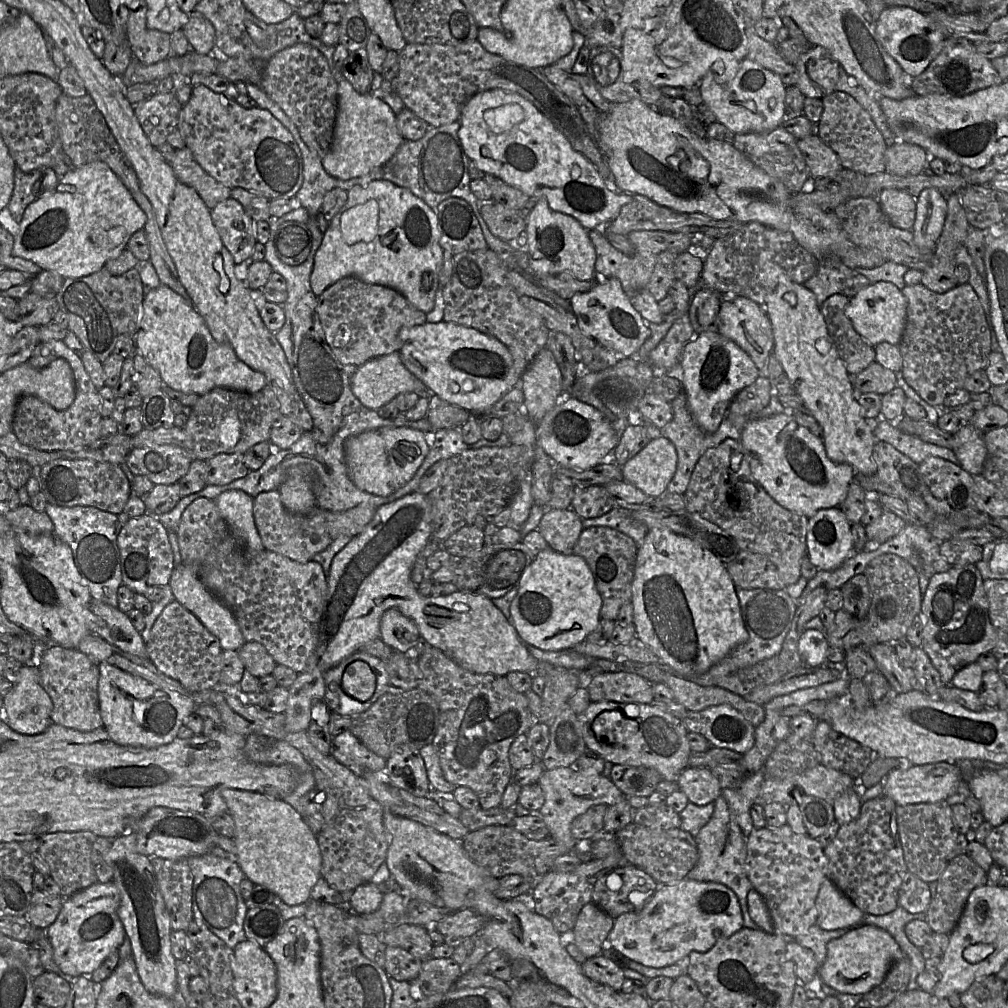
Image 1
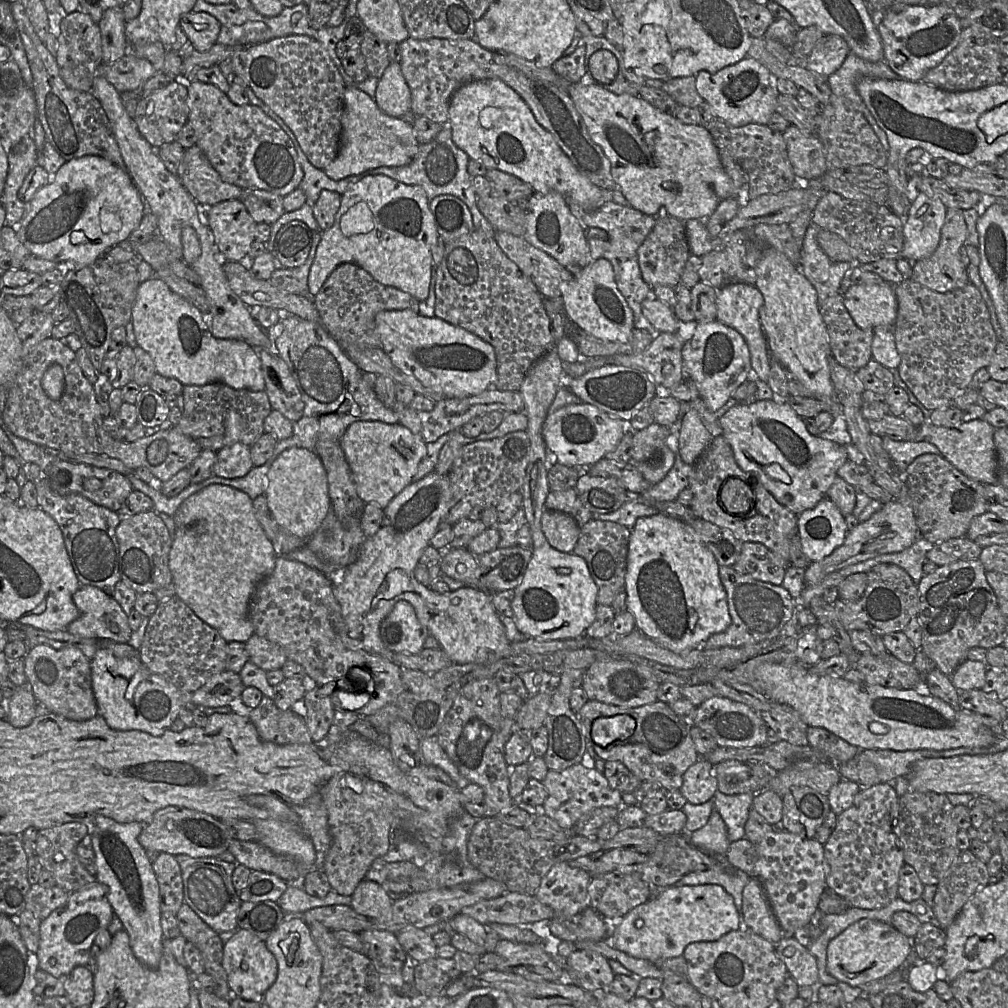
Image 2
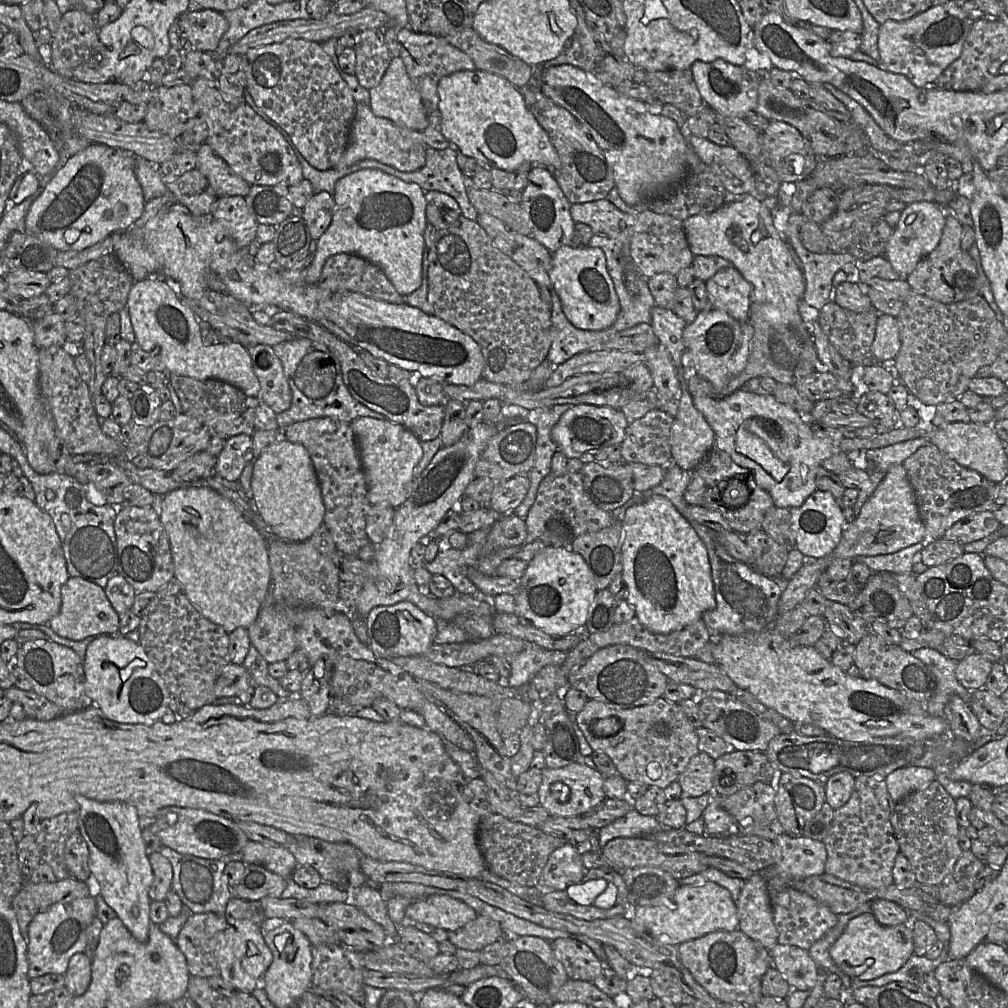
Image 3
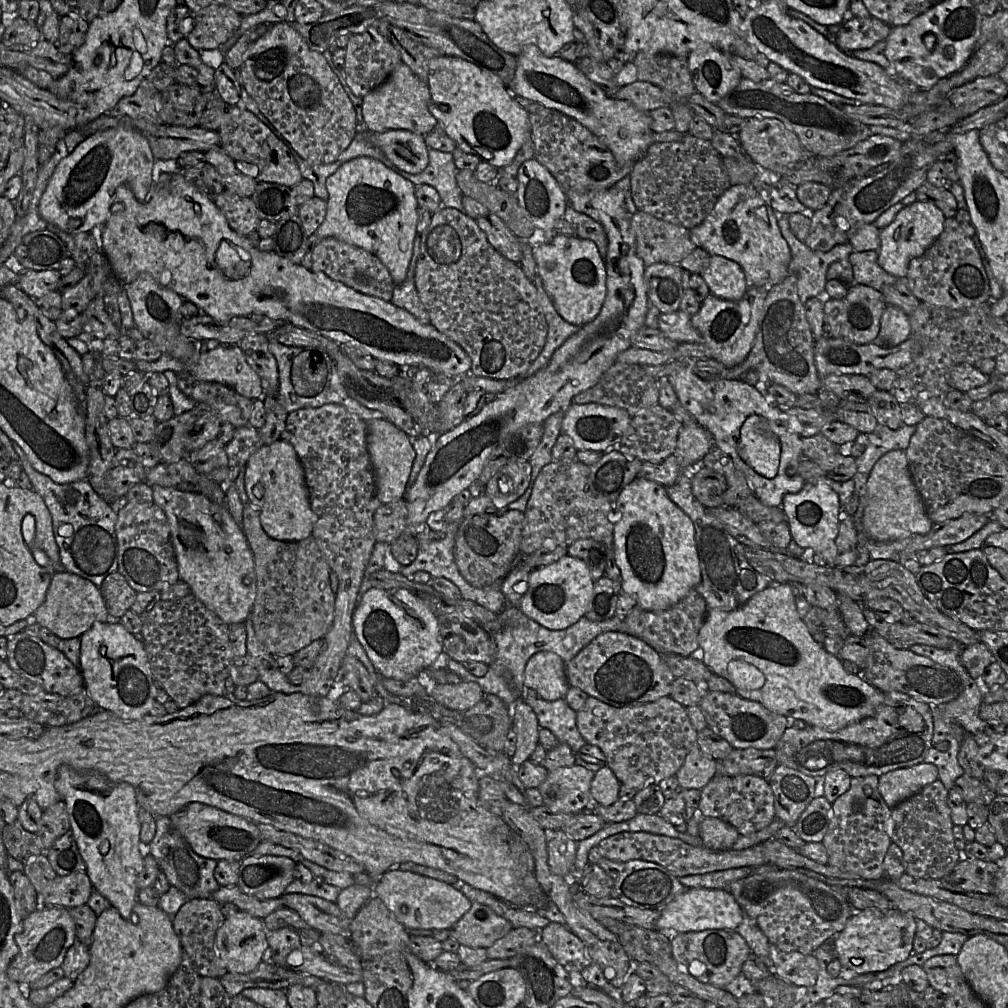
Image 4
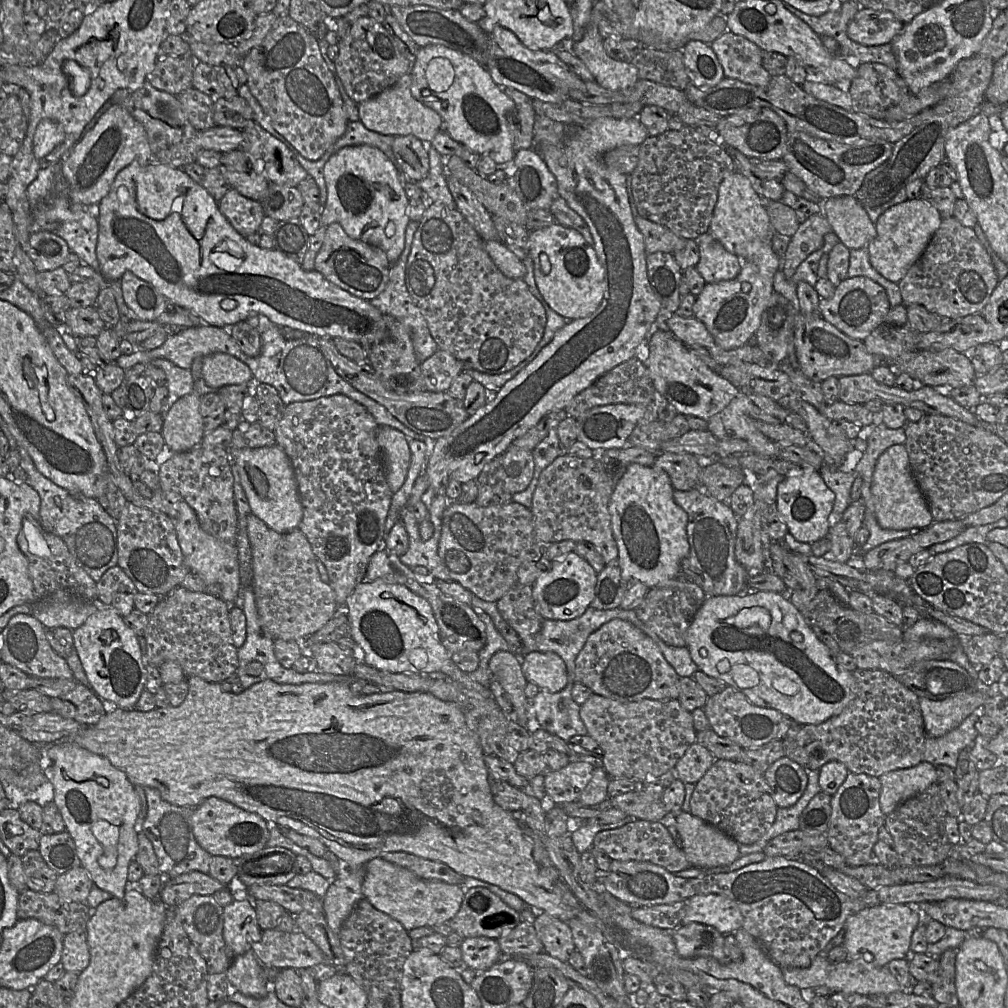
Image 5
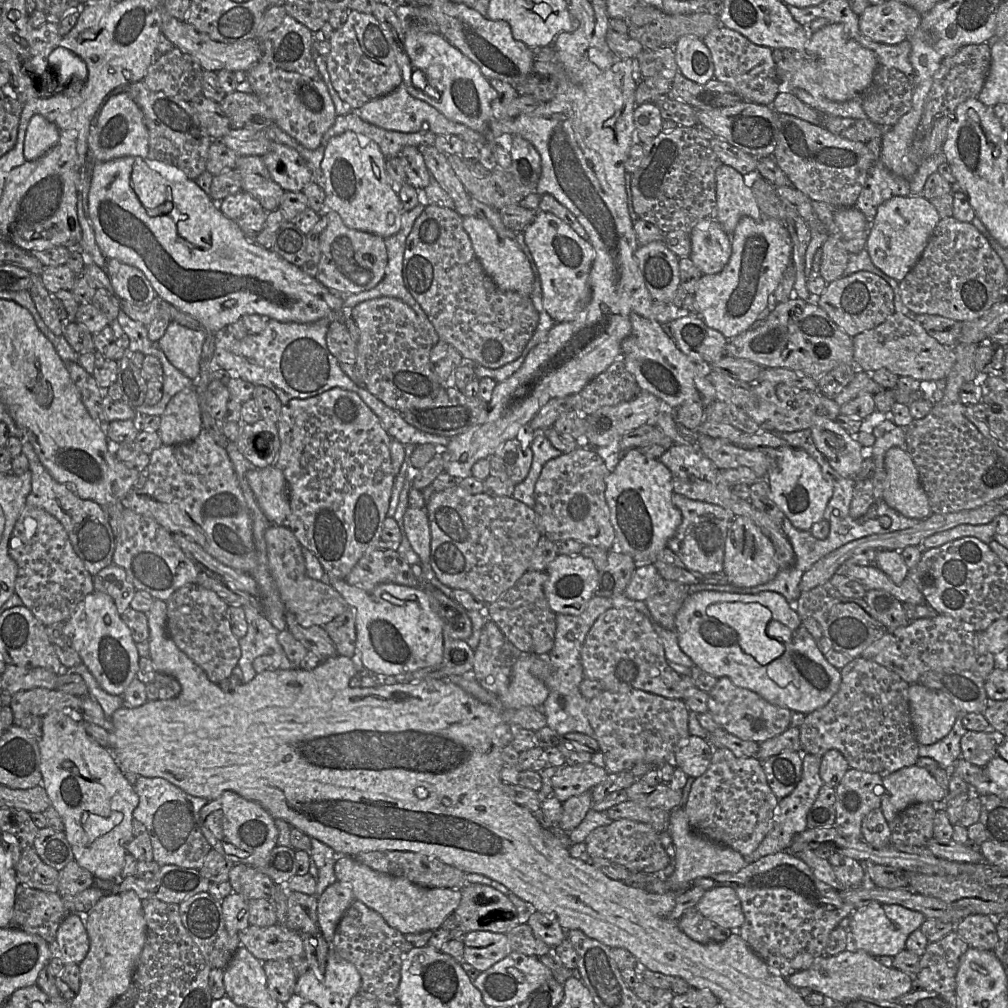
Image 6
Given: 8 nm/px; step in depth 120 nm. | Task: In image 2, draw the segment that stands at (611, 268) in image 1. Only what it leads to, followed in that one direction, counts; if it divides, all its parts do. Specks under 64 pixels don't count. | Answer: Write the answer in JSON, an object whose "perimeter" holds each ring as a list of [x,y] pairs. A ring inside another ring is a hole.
{"perimeter":[[[608,201],[595,210],[580,213],[579,219],[585,227],[598,227],[607,232],[608,238],[606,240],[587,239],[592,262],[599,258],[605,258],[611,263],[617,288],[633,312],[634,328],[648,330],[654,339],[660,332],[653,328],[641,310],[642,301],[652,295],[652,289],[642,278],[637,251],[652,230],[656,221],[655,217],[643,214],[629,205],[623,206]]]}

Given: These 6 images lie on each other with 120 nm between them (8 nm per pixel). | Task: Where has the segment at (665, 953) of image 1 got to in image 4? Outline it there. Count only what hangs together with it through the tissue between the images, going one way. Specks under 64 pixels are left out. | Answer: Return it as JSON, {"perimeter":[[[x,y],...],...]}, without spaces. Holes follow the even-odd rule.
{"perimeter":[[[688,888],[660,910],[656,930],[668,934],[710,929],[736,930],[742,920],[743,910],[728,890]]]}

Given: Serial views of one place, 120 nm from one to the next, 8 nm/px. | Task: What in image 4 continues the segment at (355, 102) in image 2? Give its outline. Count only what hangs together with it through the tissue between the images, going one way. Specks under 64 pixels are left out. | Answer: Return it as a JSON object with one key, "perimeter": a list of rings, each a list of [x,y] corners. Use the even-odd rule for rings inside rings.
{"perimeter":[[[394,129],[382,133],[369,133],[368,140],[405,172],[418,174],[428,165],[428,146],[424,141],[424,135]]]}

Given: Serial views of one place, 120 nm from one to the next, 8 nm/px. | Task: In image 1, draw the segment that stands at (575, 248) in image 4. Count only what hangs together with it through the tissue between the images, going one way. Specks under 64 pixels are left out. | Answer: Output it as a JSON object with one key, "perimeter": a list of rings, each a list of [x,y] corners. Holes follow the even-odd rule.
{"perimeter":[[[615,277],[596,281],[589,291],[576,293],[568,302],[584,335],[624,358],[636,355],[650,336],[649,327],[633,307],[630,297],[623,291],[620,281]]]}

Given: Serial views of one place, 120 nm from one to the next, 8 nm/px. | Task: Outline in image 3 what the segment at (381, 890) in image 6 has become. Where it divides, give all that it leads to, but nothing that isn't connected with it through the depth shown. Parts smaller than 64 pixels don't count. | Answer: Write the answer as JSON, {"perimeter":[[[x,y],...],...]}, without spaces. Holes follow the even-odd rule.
{"perimeter":[[[443,894],[415,899],[405,910],[408,921],[423,922],[447,931],[459,929],[477,916],[464,902]]]}

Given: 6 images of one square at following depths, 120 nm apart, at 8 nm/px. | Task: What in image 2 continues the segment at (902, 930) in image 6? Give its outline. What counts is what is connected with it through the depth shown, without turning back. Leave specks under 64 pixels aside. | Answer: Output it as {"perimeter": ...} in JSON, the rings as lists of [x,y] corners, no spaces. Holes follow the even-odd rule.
{"perimeter":[[[861,919],[829,942],[827,971],[841,982],[861,987],[899,969],[912,950],[912,939],[899,932],[892,924]]]}

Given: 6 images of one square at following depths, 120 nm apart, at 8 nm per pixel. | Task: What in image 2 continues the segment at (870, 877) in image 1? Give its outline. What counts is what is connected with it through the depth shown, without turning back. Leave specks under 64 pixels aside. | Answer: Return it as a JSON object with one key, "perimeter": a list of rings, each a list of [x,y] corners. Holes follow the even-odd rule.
{"perimeter":[[[879,783],[860,789],[851,807],[837,815],[836,827],[824,846],[825,879],[829,889],[845,899],[851,907],[881,909],[898,897],[900,870],[905,864],[899,837],[899,796],[890,783]]]}

